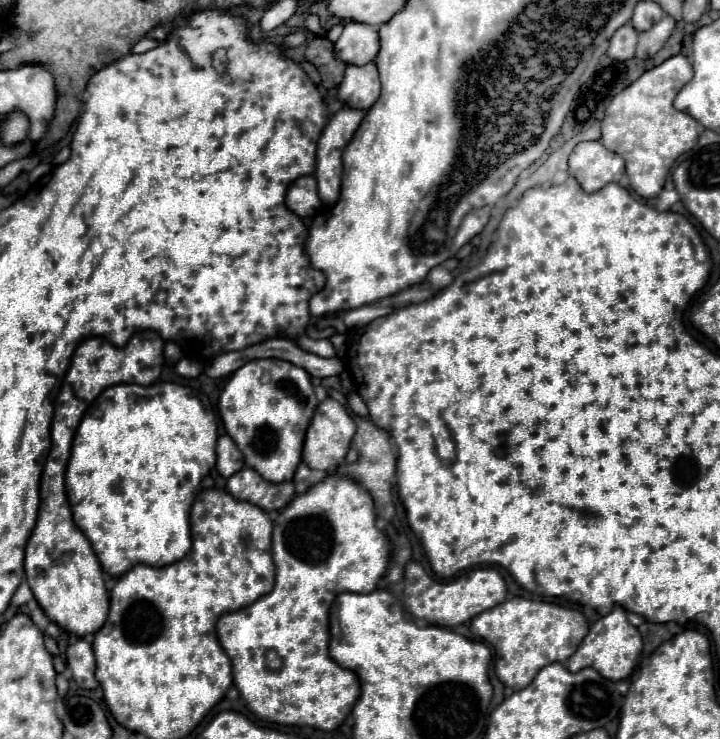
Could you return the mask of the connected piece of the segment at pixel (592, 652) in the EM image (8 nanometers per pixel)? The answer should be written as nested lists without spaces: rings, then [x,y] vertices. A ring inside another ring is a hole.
[[[616,605],[608,615],[600,617],[592,627],[590,633],[584,637],[584,641],[580,643],[580,647],[576,649],[576,653],[568,659],[568,669],[572,673],[584,669],[584,667],[592,667],[596,669],[602,677],[608,677],[610,681],[622,681],[628,679],[636,659],[642,651],[642,637],[640,631],[628,623],[626,619],[626,609]]]

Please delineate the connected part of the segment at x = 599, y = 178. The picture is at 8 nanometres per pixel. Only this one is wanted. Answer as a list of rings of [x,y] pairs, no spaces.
[[[602,141],[578,143],[568,159],[568,173],[576,177],[586,193],[602,189],[606,183],[618,183],[624,175],[624,159],[608,151]]]

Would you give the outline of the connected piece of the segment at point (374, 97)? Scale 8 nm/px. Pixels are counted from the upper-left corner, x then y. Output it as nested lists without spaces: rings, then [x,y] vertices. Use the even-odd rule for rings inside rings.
[[[368,63],[362,67],[356,65],[346,67],[336,97],[352,109],[362,109],[362,111],[370,109],[380,97],[380,81],[376,73],[376,65]]]

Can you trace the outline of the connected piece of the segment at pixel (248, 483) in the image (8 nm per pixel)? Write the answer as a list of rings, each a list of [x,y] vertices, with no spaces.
[[[244,467],[238,473],[234,473],[228,479],[226,489],[234,497],[240,497],[240,501],[252,501],[254,505],[260,505],[264,511],[280,511],[280,509],[284,509],[288,505],[288,501],[296,493],[292,481],[270,483],[270,481],[262,479],[250,467]]]

